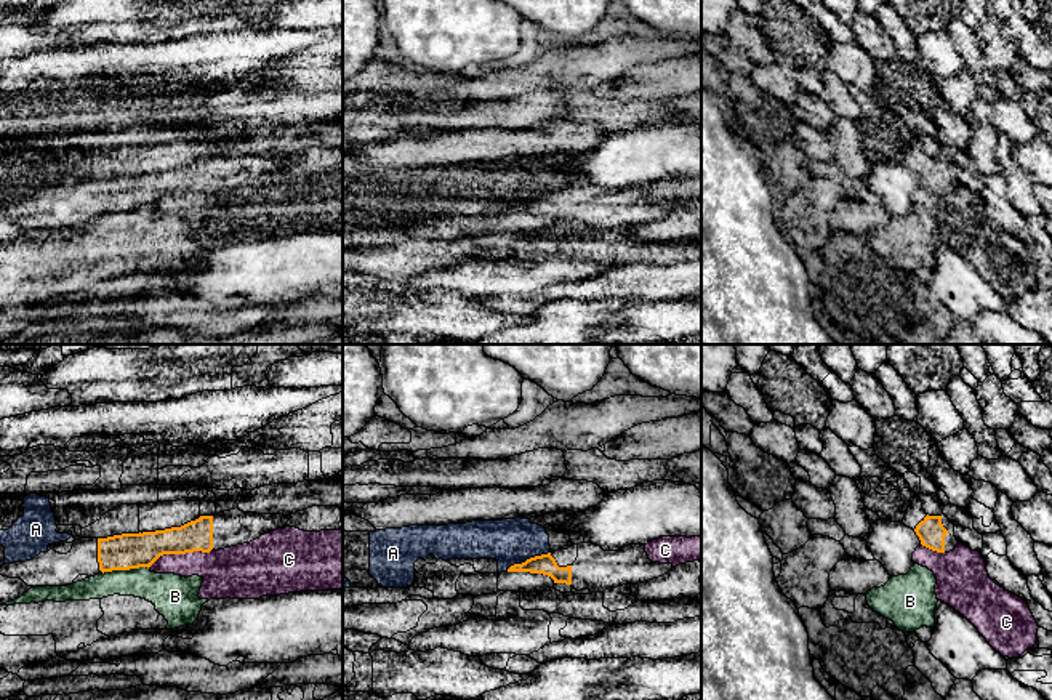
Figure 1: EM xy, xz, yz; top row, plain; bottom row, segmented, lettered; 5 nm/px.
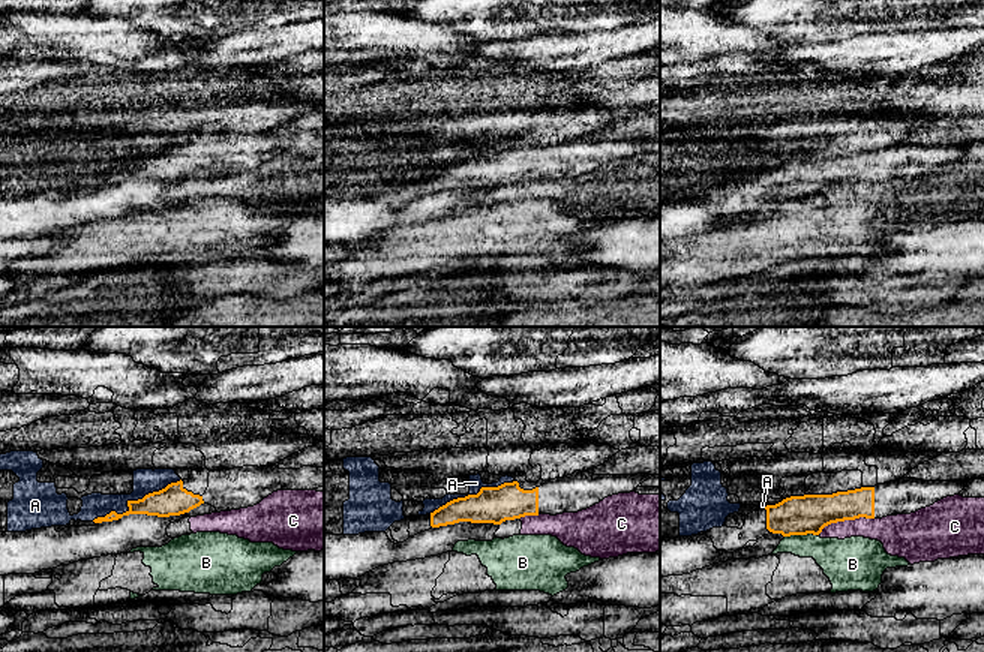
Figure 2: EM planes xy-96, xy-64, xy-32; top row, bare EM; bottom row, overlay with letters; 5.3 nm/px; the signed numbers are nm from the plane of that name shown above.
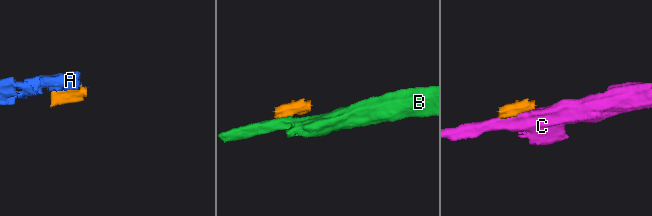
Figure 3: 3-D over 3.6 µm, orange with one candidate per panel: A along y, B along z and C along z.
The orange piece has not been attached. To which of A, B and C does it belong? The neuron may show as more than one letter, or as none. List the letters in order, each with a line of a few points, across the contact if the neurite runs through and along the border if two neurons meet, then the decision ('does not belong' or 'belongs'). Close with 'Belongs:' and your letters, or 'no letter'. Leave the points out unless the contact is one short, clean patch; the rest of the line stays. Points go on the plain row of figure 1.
A: does not belong
B: xy (148, 209), (112, 210), (103, 215) | does not belong
C: does not belong
Belongs: no letter

